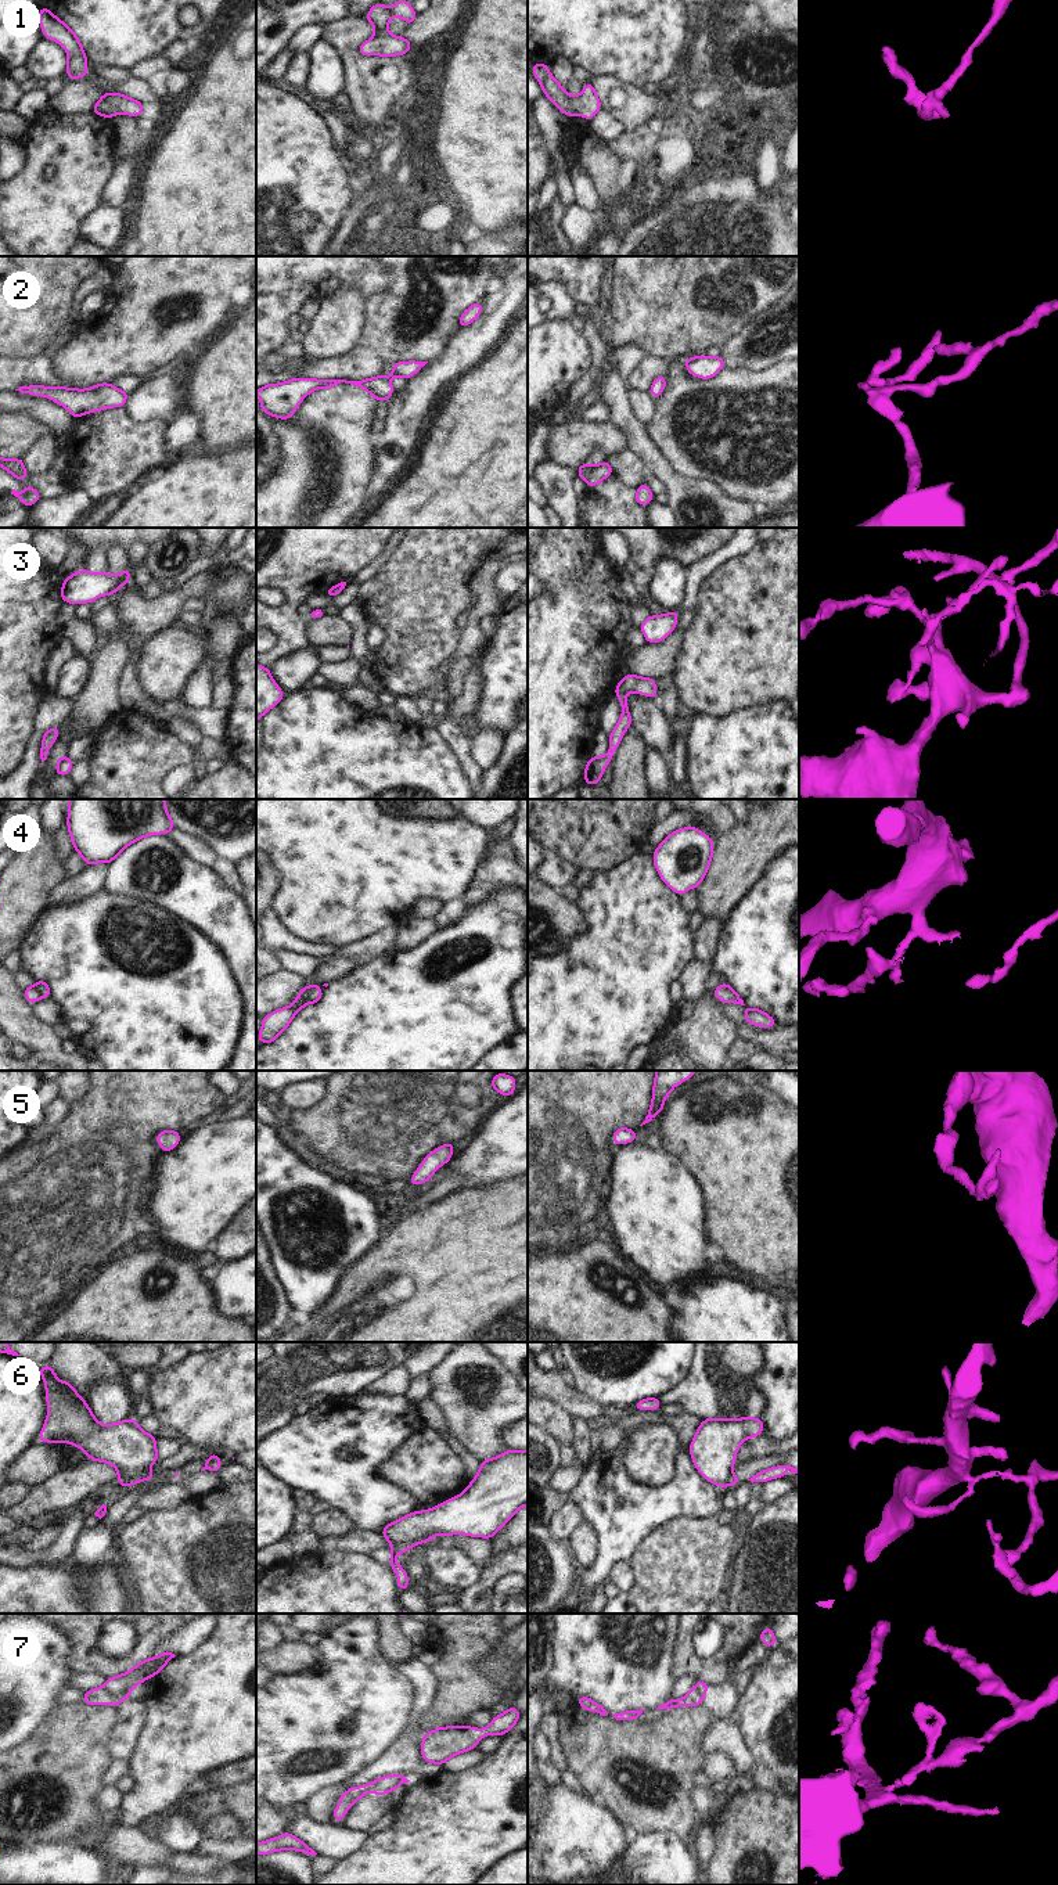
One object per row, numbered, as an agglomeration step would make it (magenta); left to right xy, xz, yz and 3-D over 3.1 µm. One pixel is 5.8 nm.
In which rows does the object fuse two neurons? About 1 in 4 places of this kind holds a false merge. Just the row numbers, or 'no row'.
4, 6, 7

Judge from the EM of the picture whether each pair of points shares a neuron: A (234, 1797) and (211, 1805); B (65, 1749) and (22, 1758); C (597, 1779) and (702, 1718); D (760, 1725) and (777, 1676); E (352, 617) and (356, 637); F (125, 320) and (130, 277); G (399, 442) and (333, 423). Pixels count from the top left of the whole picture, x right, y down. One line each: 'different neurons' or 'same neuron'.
A: same neuron
B: same neuron
C: same neuron
D: same neuron
E: same neuron
F: same neuron
G: different neurons

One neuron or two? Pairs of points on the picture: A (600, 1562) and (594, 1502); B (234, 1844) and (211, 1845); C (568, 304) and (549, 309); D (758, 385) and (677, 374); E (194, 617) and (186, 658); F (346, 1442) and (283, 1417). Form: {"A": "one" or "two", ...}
{"A": "one", "B": "one", "C": "one", "D": "one", "E": "two", "F": "two"}

